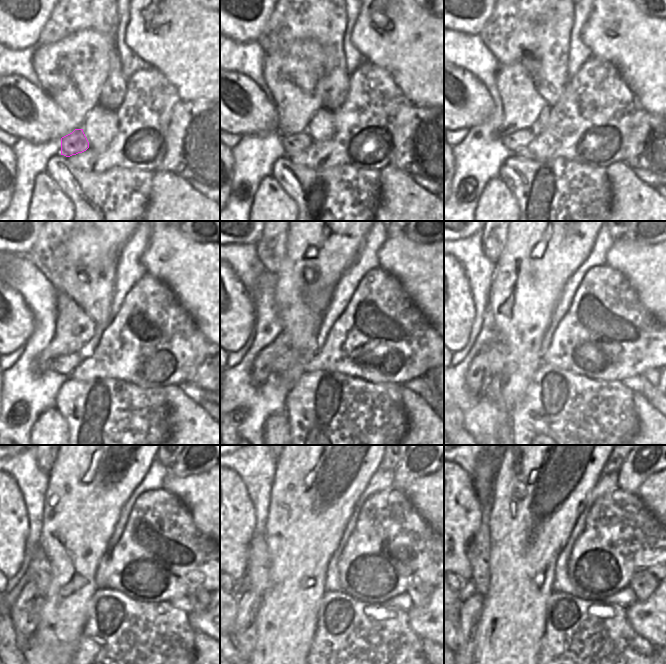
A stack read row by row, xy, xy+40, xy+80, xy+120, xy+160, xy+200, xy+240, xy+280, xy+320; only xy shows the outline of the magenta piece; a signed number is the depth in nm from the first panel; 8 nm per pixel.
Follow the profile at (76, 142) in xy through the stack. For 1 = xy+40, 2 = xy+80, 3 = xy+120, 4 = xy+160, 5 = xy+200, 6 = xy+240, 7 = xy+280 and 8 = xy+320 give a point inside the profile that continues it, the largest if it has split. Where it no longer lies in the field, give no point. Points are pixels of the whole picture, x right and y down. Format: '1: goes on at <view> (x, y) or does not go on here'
1: goes on at xy+40 (297, 142)
2: goes on at xy+80 (514, 141)
3: goes on at xy+120 (64, 365)
4: goes on at xy+160 (287, 360)
5: goes on at xy+200 (496, 353)
6: goes on at xy+240 (39, 572)
7: goes on at xy+280 (258, 562)
8: goes on at xy+320 (478, 548)

